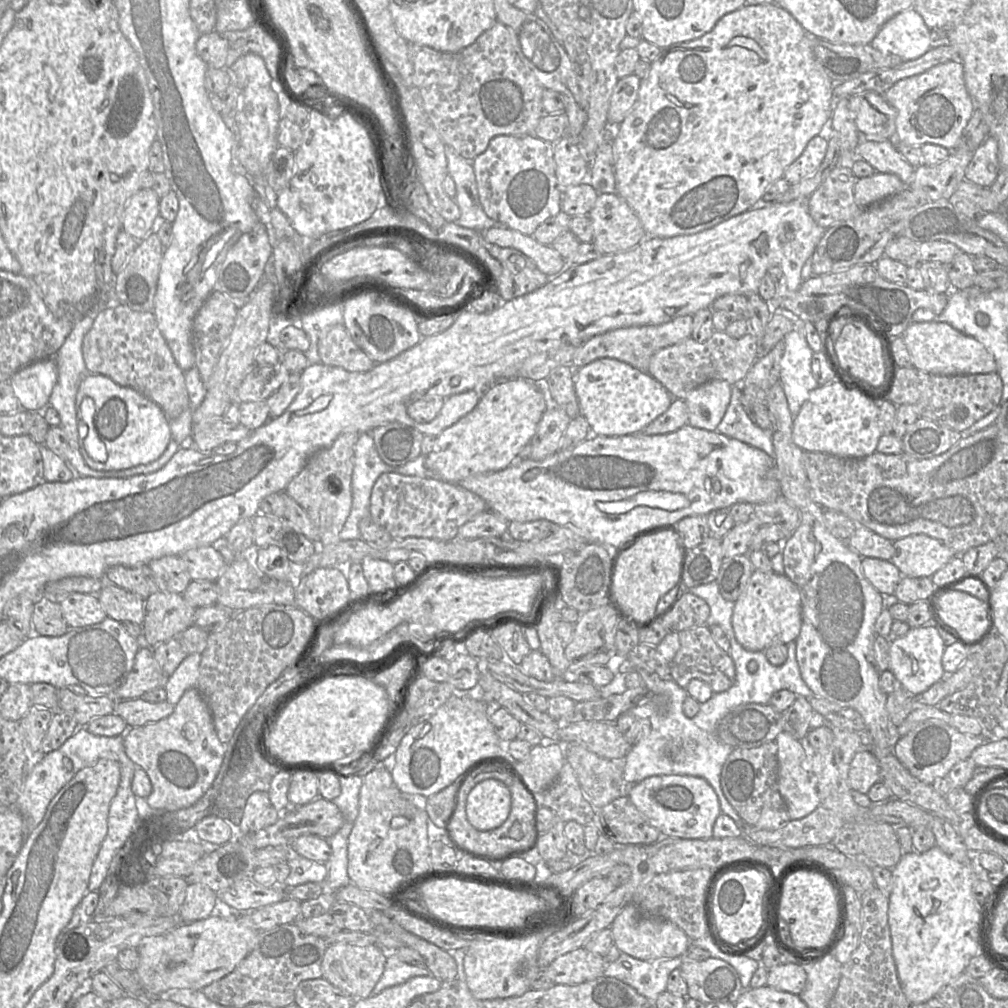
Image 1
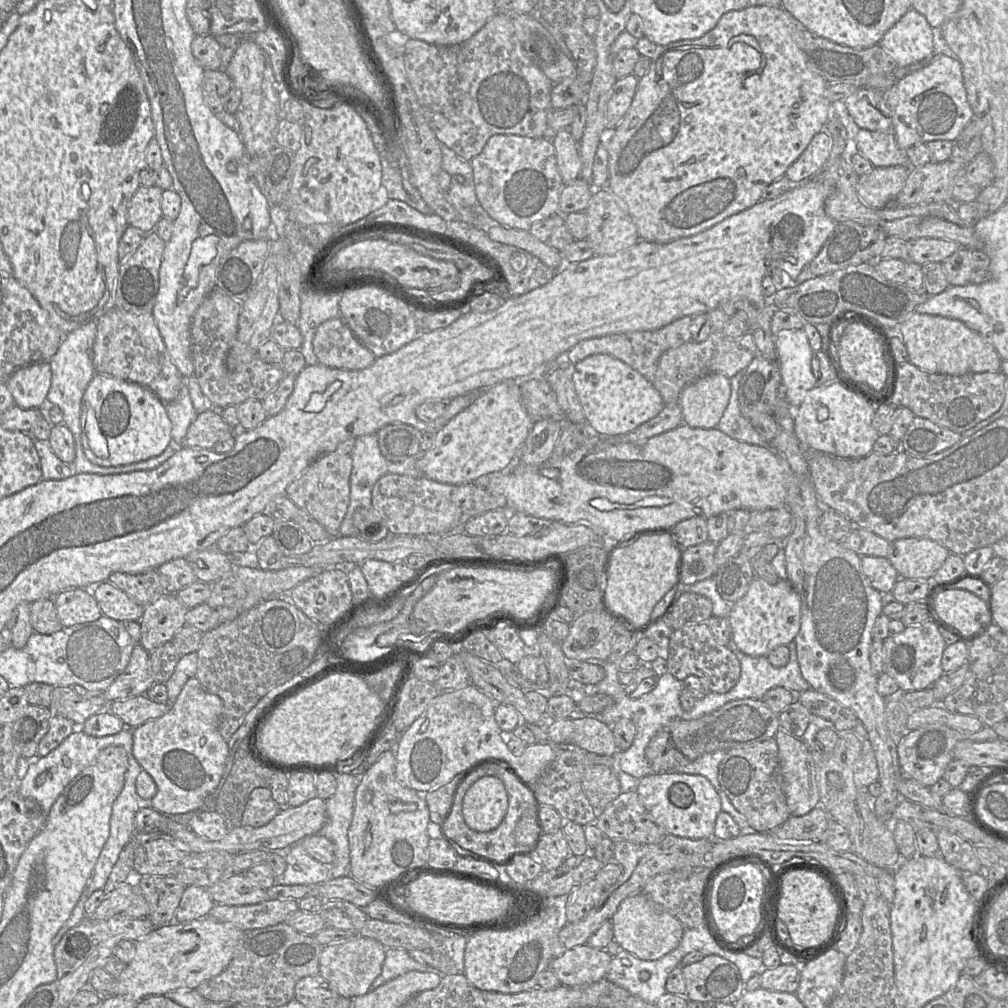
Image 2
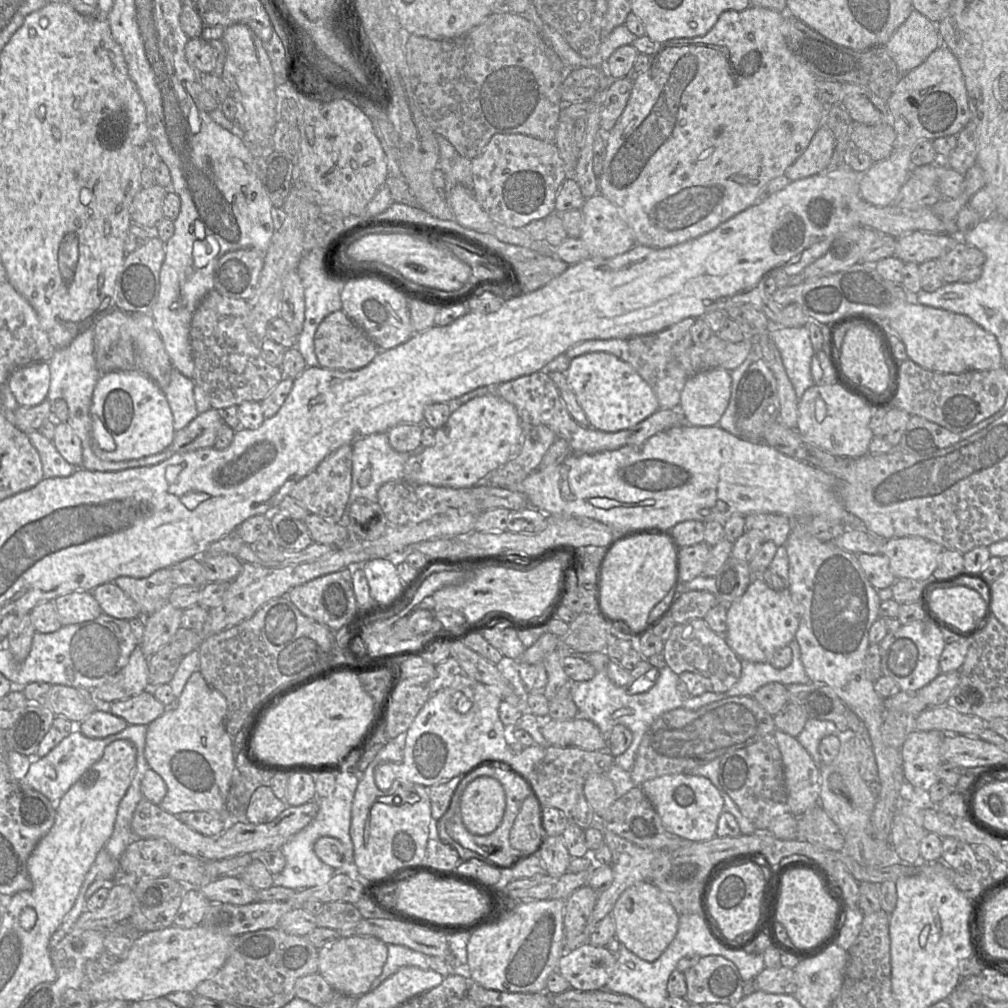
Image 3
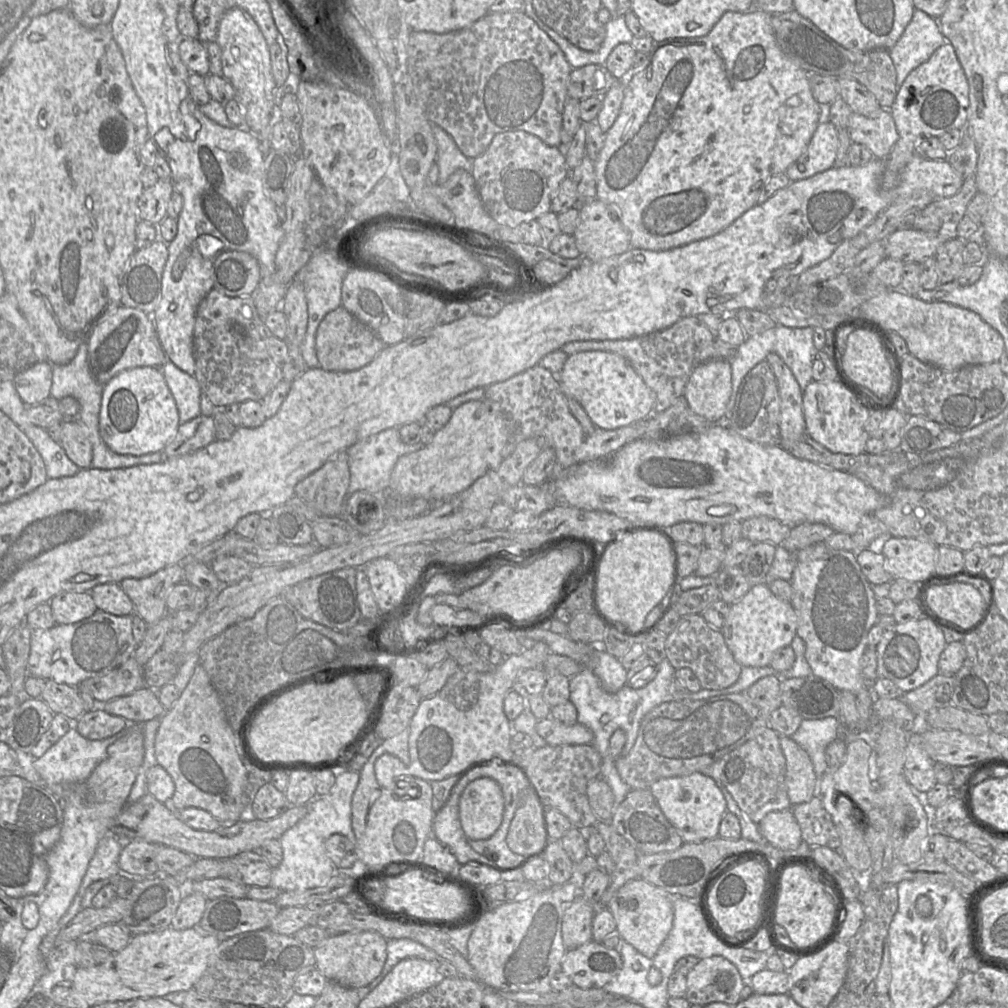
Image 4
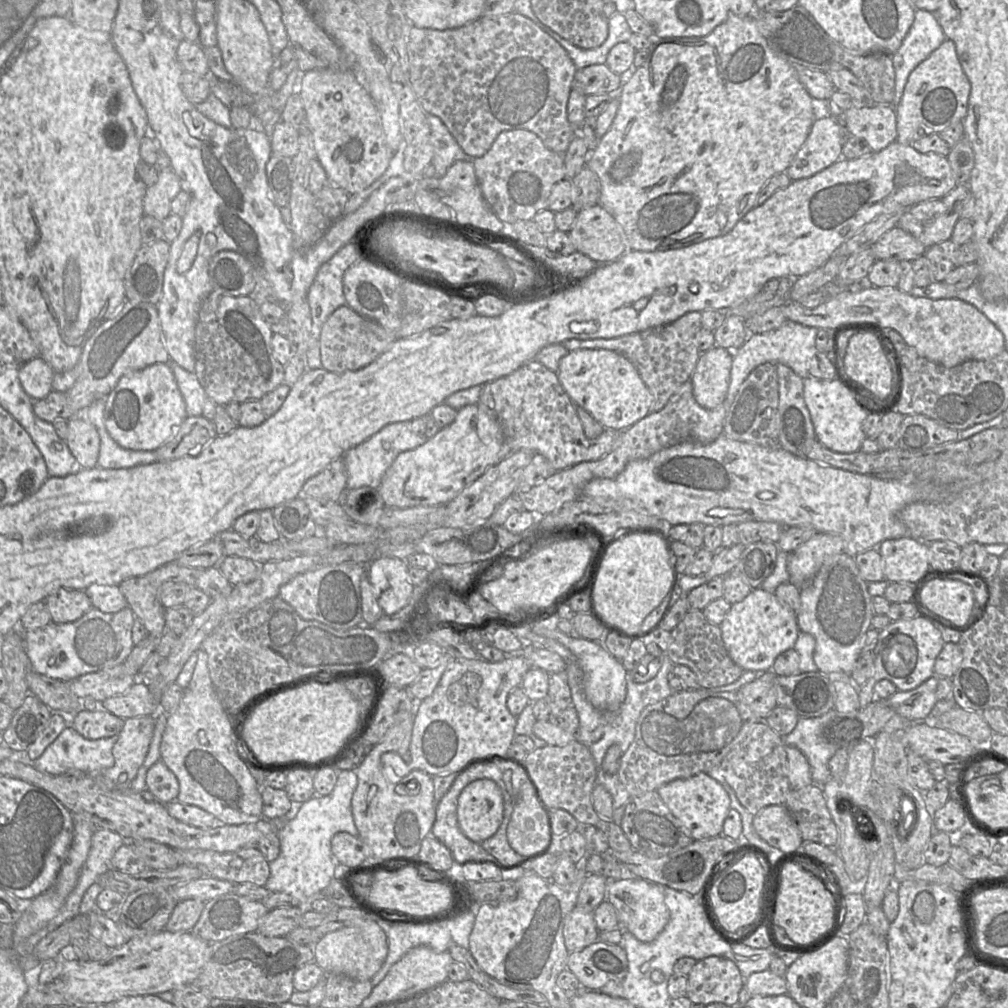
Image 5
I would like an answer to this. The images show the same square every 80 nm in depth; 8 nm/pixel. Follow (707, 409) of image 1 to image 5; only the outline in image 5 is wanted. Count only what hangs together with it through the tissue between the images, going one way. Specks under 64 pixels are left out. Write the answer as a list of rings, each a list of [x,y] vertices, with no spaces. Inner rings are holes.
[[[714,346],[701,353],[691,375],[693,396],[705,409],[714,409],[726,399],[733,351]]]

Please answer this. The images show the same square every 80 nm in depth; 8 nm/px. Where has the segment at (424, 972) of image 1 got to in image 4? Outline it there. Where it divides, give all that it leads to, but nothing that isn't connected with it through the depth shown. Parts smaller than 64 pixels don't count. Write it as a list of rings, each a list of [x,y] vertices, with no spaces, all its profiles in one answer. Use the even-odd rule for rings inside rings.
[[[391,939],[387,940],[387,958],[380,975],[368,986],[374,989],[391,969],[403,959],[418,958],[427,961],[437,960],[438,955],[427,947],[411,939]]]

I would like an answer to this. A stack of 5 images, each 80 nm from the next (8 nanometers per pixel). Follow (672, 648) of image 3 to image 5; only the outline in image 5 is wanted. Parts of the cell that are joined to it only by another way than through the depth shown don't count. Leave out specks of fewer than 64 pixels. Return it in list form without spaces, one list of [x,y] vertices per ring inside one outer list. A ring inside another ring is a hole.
[[[690,610],[670,632],[670,644],[666,654],[674,665],[685,665],[696,675],[700,688],[716,688],[735,682],[743,669],[728,655],[720,627],[710,623],[701,610]]]

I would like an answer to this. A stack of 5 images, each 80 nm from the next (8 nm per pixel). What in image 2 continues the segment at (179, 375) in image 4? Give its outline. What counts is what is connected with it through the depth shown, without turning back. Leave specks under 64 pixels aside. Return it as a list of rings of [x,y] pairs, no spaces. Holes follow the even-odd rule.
[[[186,379],[178,397],[166,404],[166,410],[172,423],[172,443],[182,445],[190,425],[198,415],[192,403]]]

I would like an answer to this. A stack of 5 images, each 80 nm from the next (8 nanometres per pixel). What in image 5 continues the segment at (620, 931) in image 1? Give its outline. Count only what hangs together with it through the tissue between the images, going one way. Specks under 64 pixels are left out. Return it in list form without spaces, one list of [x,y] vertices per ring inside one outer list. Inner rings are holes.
[[[632,875],[609,880],[606,887],[606,900],[614,906],[619,926],[641,942],[653,941],[670,919],[670,912],[660,886]]]

